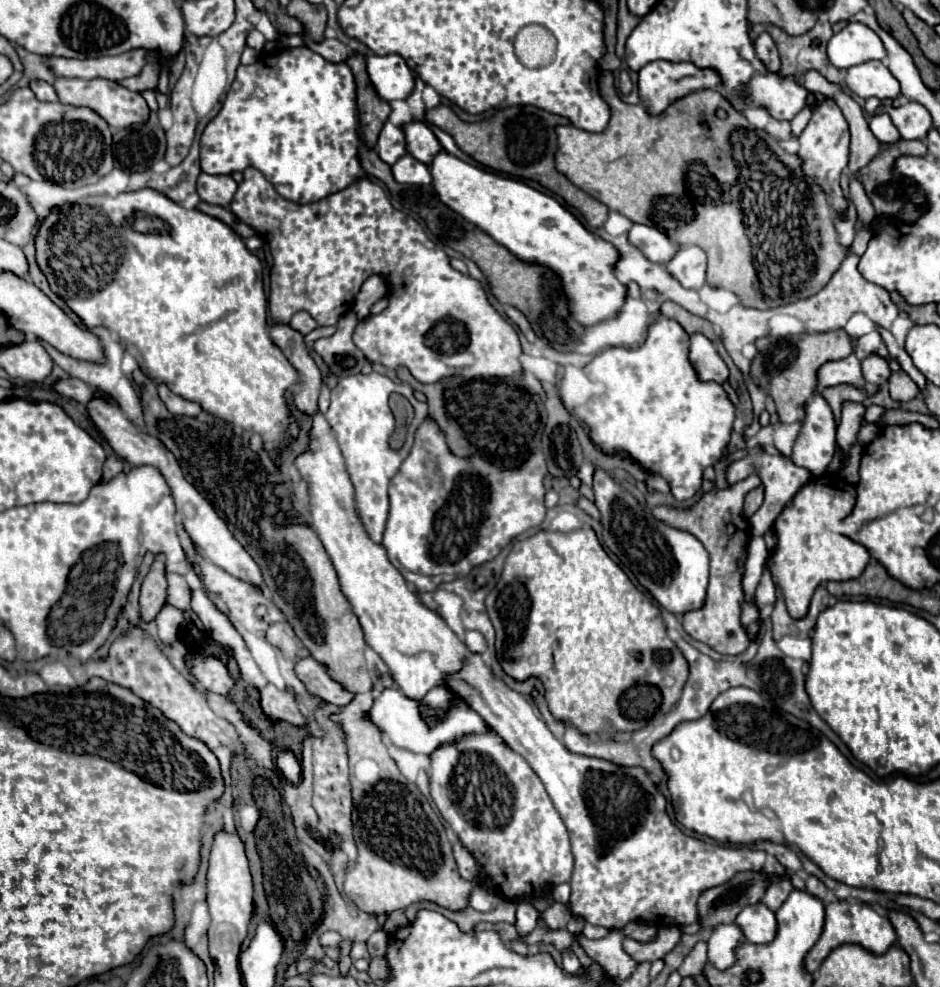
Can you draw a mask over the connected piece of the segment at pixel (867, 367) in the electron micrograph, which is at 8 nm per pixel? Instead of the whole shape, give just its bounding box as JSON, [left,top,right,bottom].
[862,358,890,386]

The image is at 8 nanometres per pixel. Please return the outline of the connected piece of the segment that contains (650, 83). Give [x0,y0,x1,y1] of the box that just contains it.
[638,60,720,116]

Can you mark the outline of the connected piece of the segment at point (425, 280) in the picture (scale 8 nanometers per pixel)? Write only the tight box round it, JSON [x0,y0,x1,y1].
[230,168,522,384]

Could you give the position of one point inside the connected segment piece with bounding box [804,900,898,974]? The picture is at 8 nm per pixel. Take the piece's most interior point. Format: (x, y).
(846, 922)

